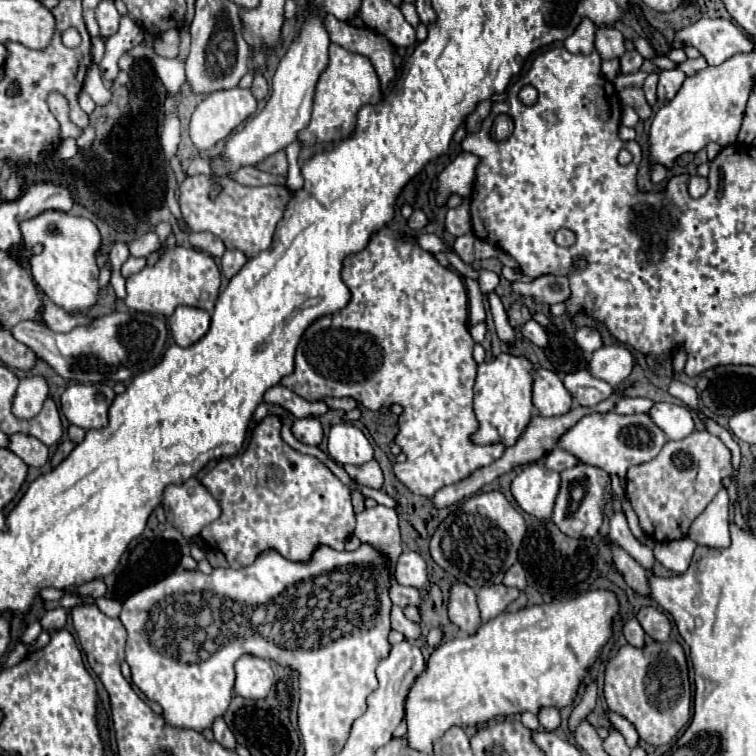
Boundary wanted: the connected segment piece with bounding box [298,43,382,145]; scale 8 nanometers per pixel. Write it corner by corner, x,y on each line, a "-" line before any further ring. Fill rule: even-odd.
332,43
330,65
326,67
326,71
322,73
316,85
312,121
302,133
298,133
298,141
302,141
304,145
314,145
314,143
330,143
330,141
346,139
354,131
358,109
366,103
374,105
374,101
380,101
380,99
382,99
382,89
370,59
358,53
346,51
344,47

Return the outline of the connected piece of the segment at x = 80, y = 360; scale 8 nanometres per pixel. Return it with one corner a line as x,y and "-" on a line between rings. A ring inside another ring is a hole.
108,313
92,323
78,325
70,333
56,333
36,321
20,321
10,329
12,337
26,345
40,361
48,363
60,377
74,379
78,383
104,383
104,381
128,381
138,373
152,369
160,361
166,343
164,319
150,317
146,313

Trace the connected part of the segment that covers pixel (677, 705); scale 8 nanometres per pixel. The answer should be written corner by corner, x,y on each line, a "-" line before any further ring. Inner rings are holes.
652,641
642,649
634,649
632,645
624,645
618,653
606,663
604,671
604,697
608,709
624,715
638,731
640,739
658,747
670,743
676,733
690,721
690,679
688,679
688,665
686,655
680,643
676,641

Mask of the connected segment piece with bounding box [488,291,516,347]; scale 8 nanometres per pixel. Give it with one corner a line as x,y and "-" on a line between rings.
492,291
488,293
488,303
490,303
490,311
492,311
492,317
494,317
494,323
496,323
496,331
498,331
498,337
502,343
506,343
508,347
512,347
516,343
516,337
514,337
514,329
510,327
508,323
508,317
506,317
506,311
498,299
498,295

